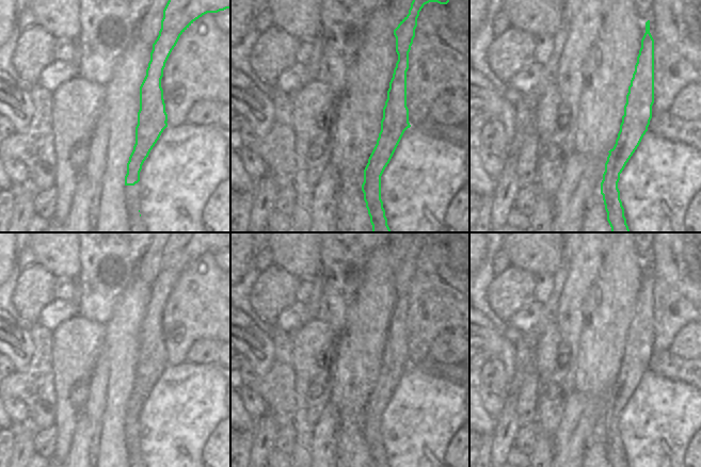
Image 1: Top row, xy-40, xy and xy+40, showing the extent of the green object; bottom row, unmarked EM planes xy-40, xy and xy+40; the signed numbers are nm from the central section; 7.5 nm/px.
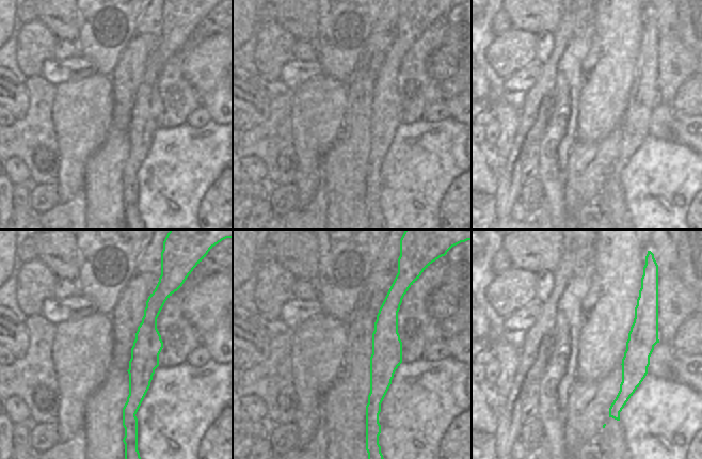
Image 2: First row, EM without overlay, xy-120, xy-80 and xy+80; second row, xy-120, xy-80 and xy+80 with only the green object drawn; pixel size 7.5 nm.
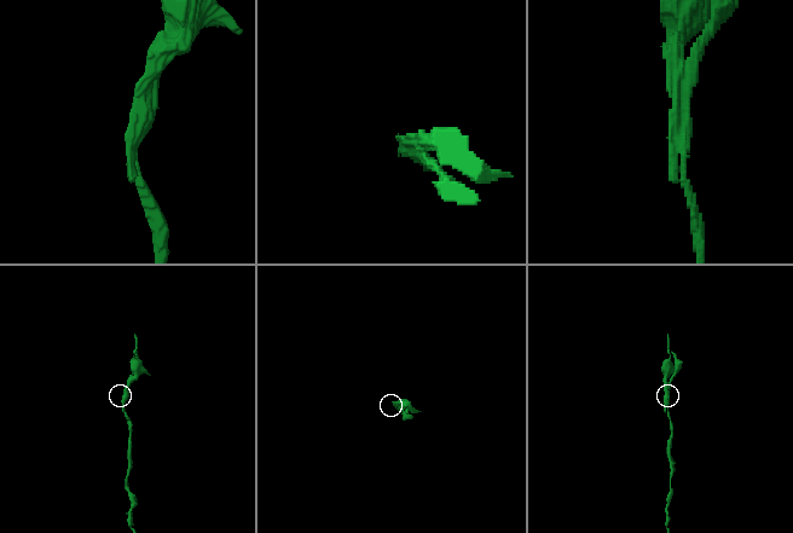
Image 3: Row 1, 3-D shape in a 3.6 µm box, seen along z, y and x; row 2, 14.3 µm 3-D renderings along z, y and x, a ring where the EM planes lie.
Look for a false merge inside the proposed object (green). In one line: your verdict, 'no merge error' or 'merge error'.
merge error

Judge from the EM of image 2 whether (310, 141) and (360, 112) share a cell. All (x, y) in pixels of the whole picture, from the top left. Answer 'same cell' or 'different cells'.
different cells

